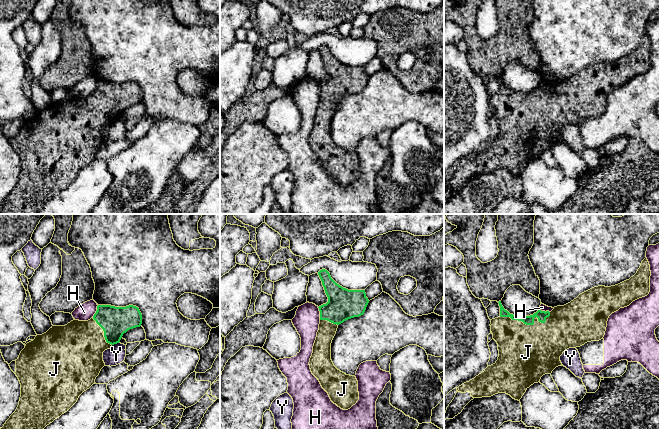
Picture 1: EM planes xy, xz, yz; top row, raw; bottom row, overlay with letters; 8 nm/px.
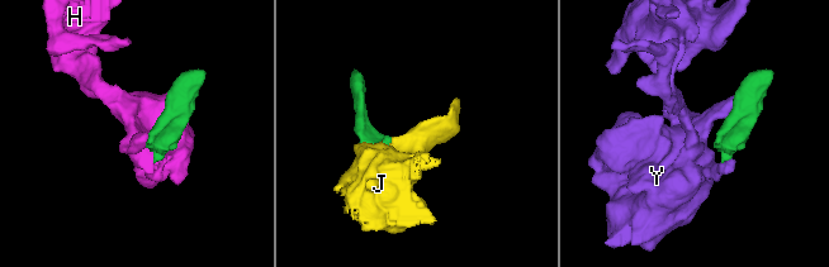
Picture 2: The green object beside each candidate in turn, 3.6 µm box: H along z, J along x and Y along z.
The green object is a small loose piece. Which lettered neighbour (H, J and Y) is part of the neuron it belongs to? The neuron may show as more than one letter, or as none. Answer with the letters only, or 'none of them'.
J

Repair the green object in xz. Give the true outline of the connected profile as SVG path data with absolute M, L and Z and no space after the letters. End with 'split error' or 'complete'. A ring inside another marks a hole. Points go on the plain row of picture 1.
M325 45L320 46L318 51L328 73L328 78L318 83L320 100L309 141L312 150L319 156L331 177L341 185L348 186L359 176L358 157L355 152L346 151L334 142L331 136L331 119L338 101L348 95L363 91L369 76L366 73L365 66L348 66L343 64L331 54L330 49Z; split error

